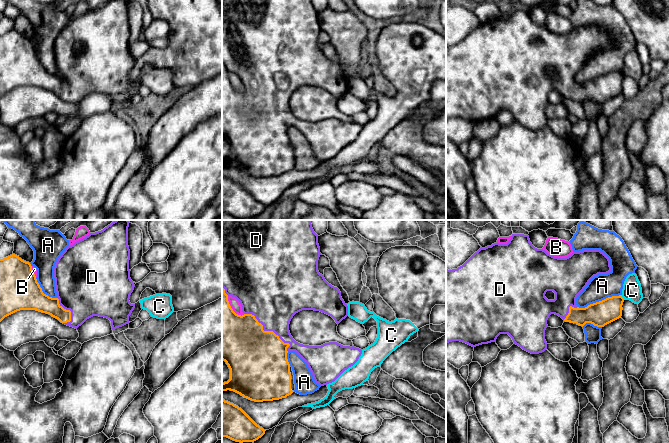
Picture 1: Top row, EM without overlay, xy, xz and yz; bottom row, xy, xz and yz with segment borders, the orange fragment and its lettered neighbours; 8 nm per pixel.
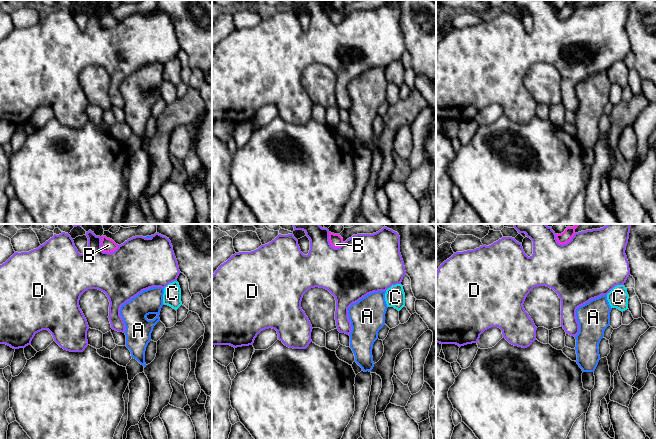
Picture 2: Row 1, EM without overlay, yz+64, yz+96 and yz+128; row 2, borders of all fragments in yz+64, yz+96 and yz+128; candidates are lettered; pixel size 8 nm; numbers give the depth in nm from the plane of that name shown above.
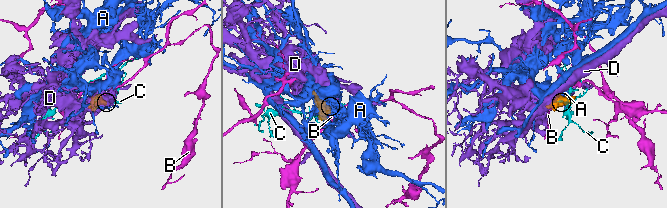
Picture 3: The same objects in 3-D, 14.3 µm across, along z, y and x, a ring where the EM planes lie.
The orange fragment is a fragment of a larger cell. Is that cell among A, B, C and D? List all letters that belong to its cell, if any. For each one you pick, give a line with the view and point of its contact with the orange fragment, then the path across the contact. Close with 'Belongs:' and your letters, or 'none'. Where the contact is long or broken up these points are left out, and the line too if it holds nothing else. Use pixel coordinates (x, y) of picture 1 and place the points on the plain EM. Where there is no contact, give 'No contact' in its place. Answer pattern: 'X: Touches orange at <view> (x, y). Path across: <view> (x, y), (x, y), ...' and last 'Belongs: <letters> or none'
D: Touches orange at xz (268, 107)
Belongs: D

